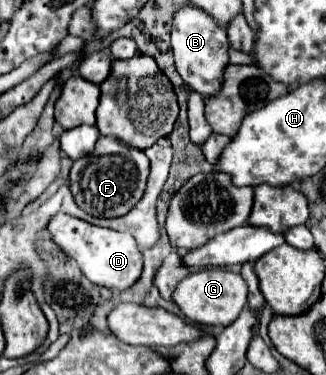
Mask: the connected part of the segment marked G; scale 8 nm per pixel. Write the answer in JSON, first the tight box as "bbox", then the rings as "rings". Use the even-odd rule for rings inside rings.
{"bbox":[173,267,247,327],"rings":[[[221,267],[199,269],[187,275],[177,285],[177,289],[173,291],[173,301],[177,303],[181,313],[193,323],[211,325],[211,327],[227,327],[239,317],[241,309],[247,303],[247,283],[243,281],[241,275],[221,269]]]}

